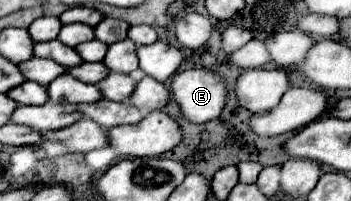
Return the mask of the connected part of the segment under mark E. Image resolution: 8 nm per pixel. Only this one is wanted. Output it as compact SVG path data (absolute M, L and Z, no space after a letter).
M190 69L190 71L180 71L172 79L172 97L178 101L180 111L184 117L192 123L208 123L212 119L218 119L226 107L228 101L228 89L226 81L210 69Z

